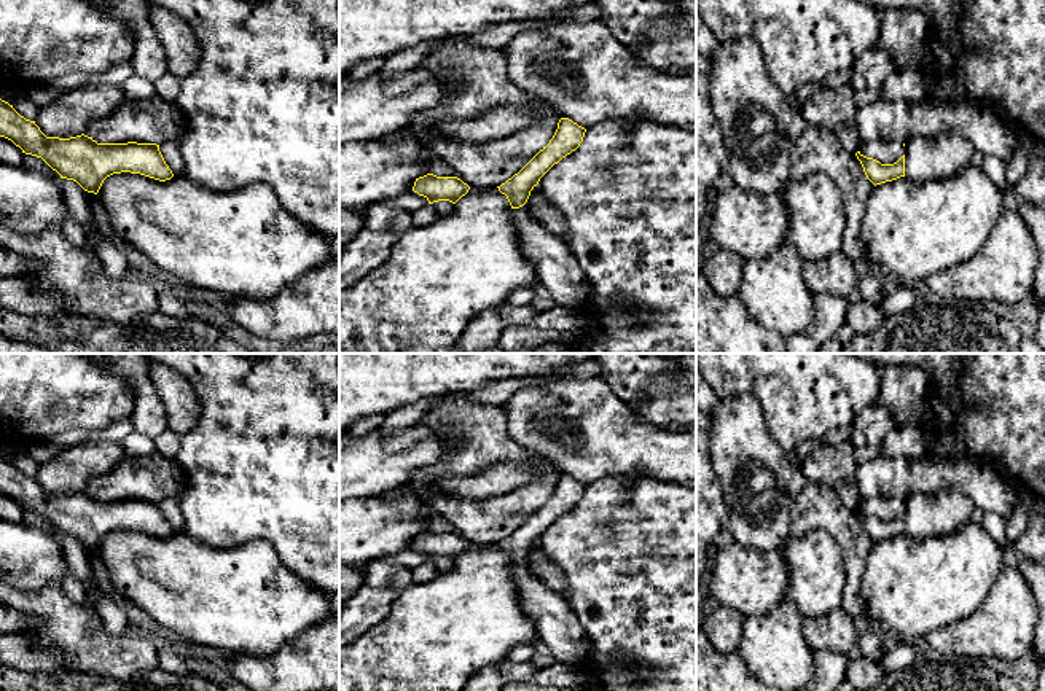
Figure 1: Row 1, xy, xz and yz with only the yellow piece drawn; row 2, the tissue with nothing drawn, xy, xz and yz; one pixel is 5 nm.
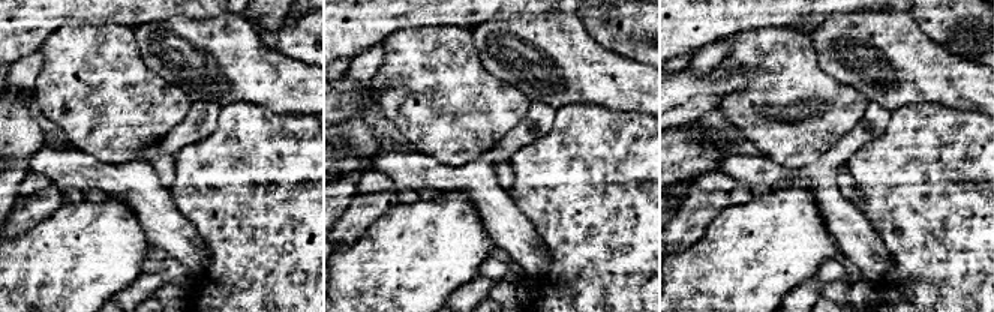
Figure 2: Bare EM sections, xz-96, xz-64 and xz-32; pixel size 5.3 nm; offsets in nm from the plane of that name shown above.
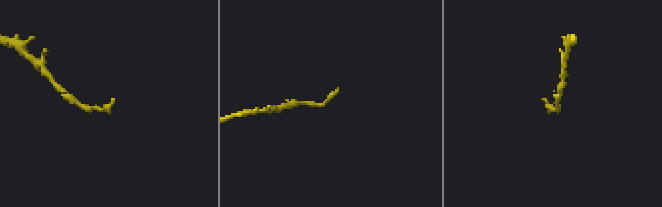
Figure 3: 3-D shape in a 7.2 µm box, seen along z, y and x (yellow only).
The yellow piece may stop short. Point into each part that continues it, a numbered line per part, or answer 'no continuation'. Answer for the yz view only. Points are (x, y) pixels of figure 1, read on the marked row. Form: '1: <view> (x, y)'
1: yz (931, 158)

